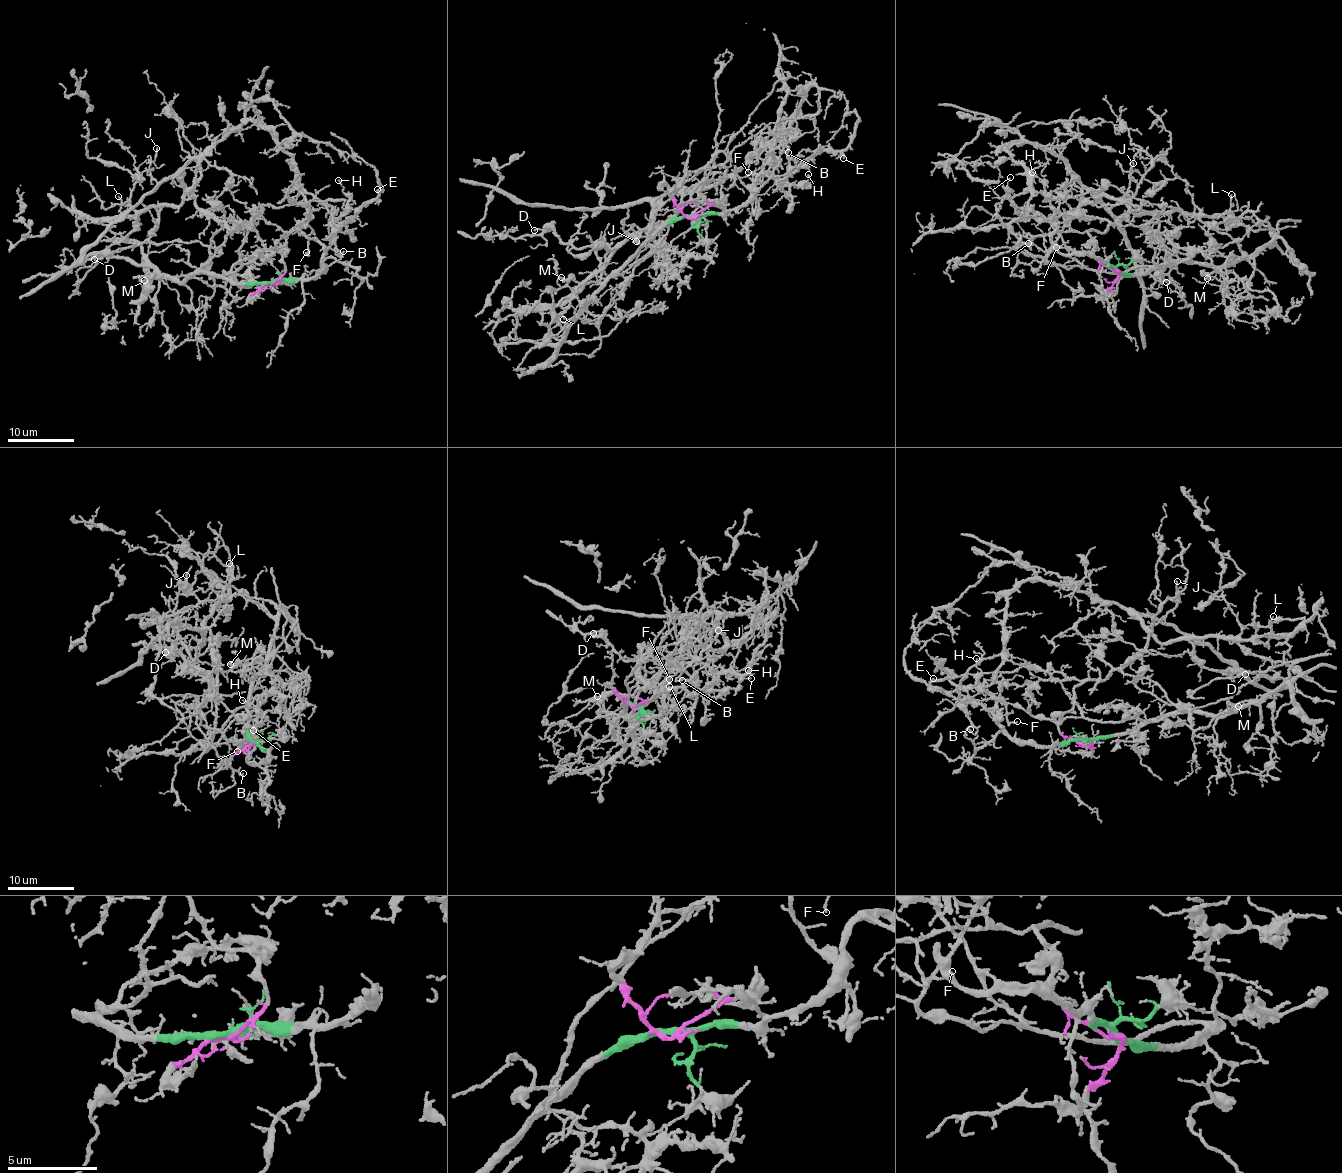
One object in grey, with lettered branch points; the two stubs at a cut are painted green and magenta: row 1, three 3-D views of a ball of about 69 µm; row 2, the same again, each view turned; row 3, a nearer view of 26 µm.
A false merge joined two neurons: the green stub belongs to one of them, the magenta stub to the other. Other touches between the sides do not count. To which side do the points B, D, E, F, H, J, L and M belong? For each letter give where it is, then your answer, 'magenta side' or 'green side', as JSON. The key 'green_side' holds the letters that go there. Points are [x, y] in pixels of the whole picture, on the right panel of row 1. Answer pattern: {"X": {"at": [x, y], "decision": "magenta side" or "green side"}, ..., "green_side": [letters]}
{"B": {"at": [1028, 243], "decision": "magenta side"}, "D": {"at": [1166, 282], "decision": "magenta side"}, "E": {"at": [1010, 177], "decision": "green side"}, "F": {"at": [1056, 247], "decision": "magenta side"}, "H": {"at": [1032, 172], "decision": "green side"}, "J": {"at": [1133, 163], "decision": "magenta side"}, "L": {"at": [1231, 194], "decision": "magenta side"}, "M": {"at": [1207, 278], "decision": "green side"}, "green_side": ["E", "H", "M"]}

